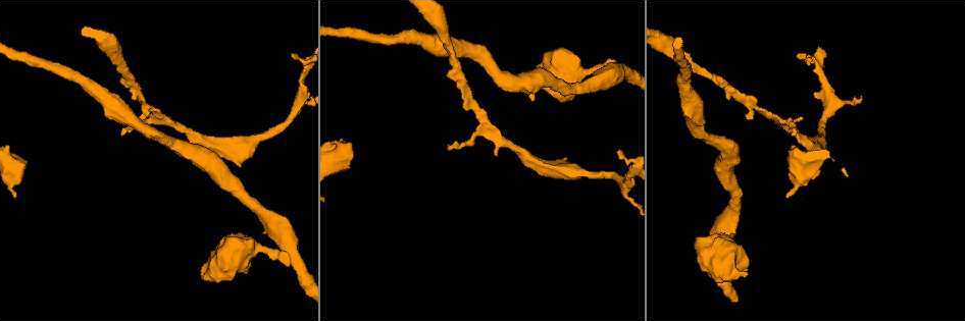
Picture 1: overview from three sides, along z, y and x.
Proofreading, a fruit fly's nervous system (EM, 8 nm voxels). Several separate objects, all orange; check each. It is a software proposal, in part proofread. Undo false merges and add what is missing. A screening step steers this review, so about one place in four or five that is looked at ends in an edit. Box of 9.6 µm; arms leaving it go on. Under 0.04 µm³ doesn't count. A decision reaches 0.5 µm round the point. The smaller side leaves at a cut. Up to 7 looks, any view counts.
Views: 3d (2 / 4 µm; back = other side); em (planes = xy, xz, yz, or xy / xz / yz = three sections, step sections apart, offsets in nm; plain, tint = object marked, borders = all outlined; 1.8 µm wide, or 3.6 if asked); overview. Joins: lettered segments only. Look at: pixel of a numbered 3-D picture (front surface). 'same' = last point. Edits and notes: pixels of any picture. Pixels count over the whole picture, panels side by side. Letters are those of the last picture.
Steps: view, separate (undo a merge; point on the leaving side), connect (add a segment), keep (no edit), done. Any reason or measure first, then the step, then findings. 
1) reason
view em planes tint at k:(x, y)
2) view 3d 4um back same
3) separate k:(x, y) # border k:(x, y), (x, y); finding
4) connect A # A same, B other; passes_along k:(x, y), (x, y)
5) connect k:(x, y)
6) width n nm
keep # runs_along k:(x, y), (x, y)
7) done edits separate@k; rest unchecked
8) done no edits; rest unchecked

view em xy step 8 borders at 1:(123, 134)

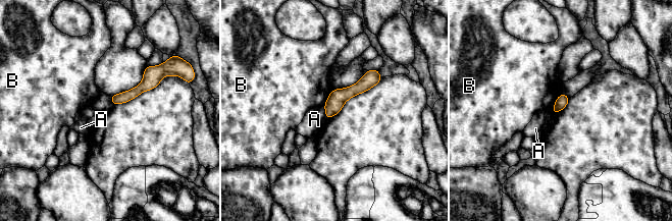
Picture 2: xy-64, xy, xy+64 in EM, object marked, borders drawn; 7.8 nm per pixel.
another direction
view em planes borders same

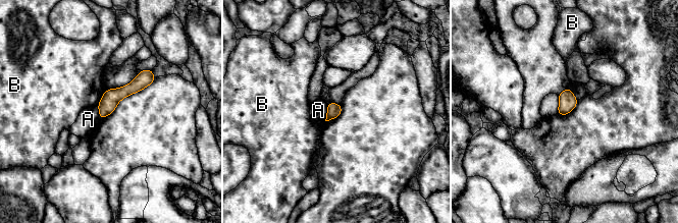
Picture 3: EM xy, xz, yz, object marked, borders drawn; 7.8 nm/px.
width 110 nm
keep # A other, B other; runs_along 3:(149, 71), (101, 114); none of them fits

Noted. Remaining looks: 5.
calibre changes
view em 3.6um planes tint at 1:(286, 250)

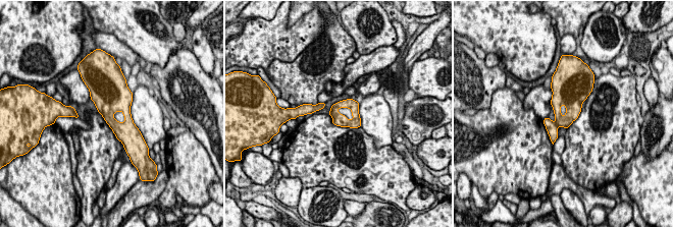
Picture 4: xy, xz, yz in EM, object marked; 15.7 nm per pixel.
view em 3.6um planes borders same

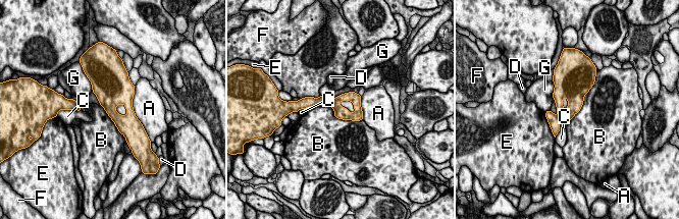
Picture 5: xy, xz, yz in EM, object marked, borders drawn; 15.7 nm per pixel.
width 190 nm; longest_contact B 750 nm
separate 5:(554, 121) # A other, B other, C other, D other, E other, F other, G other; a second cell is stuck on

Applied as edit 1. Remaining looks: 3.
branch stops here
view em yz step 4 borders at 1:(12, 195)

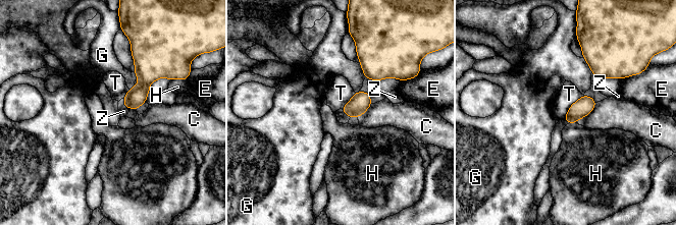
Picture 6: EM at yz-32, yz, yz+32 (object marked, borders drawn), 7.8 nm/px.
longest_contact T 260 nm
keep # C other, E other, G other, H other, T other, Z other; border 6:(583, 95), (570, 106), (562, 118); no lettered segment goes on from it

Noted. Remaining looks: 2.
done edits separate@5; rest unchecked

